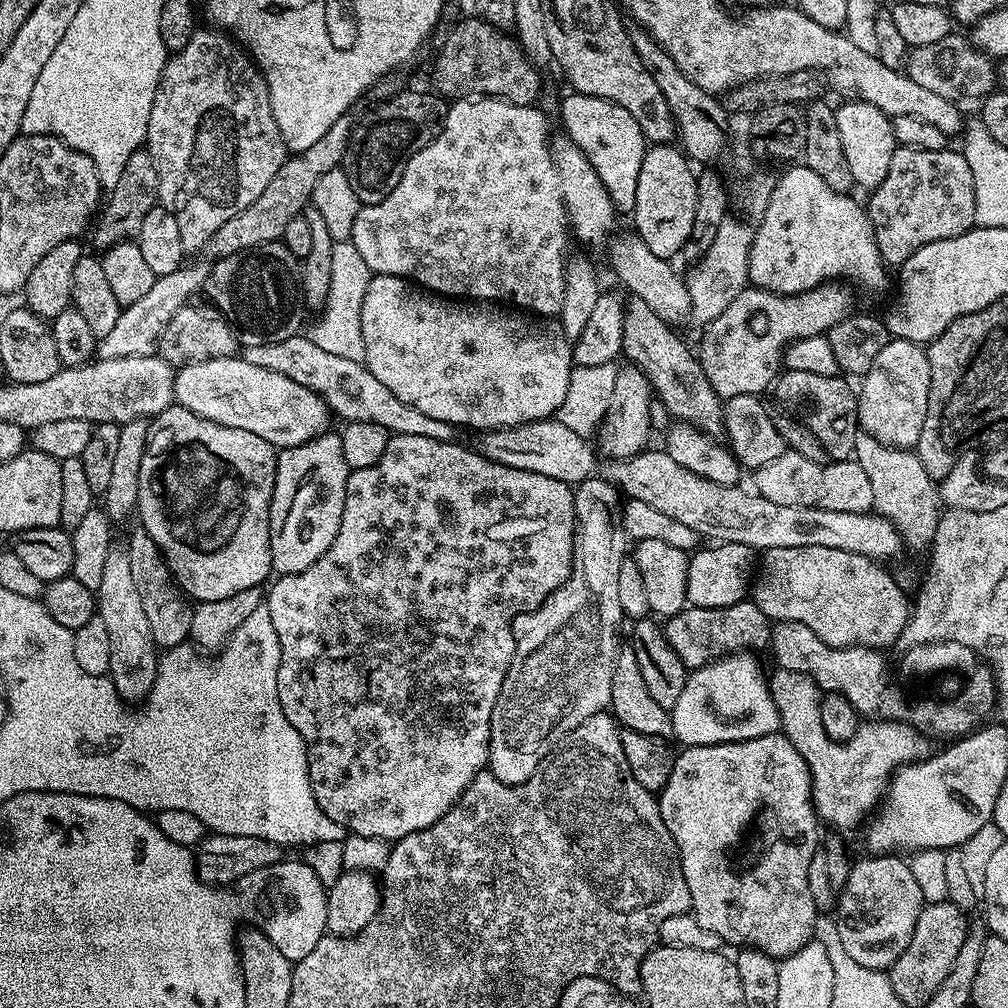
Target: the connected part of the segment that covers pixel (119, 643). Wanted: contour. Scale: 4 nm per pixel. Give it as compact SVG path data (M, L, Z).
M111 549L102 570L102 580L94 590L97 619L105 623L109 634L109 679L127 703L143 701L151 695L159 664L158 650L150 634L150 624L142 608L142 598L134 585L135 571L131 560L120 550Z

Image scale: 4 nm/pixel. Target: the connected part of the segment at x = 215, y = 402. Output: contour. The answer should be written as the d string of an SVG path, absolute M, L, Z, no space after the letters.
M239 355L183 365L176 372L174 400L210 422L250 430L250 434L266 438L277 450L302 446L302 442L325 431L330 421L328 408L318 394L306 386L298 386L286 374L262 370L262 366L254 366L254 362Z

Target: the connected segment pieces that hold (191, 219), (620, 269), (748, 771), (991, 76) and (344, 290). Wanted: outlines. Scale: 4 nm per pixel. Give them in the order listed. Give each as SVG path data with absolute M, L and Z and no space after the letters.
M207 27L193 31L190 42L186 42L186 46L182 46L177 52L171 53L168 61L164 63L162 78L154 94L154 106L150 106L150 122L146 141L146 150L152 156L158 174L159 203L166 210L170 210L170 214L174 214L174 218L178 218L178 231L182 238L182 246L185 253L188 254L198 251L199 248L201 251L207 245L208 239L216 233L218 226L222 226L222 222L230 222L230 218L234 218L234 214L246 210L246 206L250 206L250 202L254 202L254 198L259 198L262 190L266 190L266 186L270 186L274 174L278 174L279 168L290 156L288 147L285 146L282 134L278 130L278 122L274 120L274 110L270 106L270 94L264 76L256 67L255 60L233 37L215 27Z
M629 234L614 240L607 245L608 256L612 259L612 268L616 271L617 278L632 290L631 295L637 300L646 302L646 306L650 306L650 310L654 310L654 314L658 314L658 318L662 318L668 324L680 326L684 319L687 321L692 315L690 294L682 276L671 268L673 265L658 258L658 254L654 254L650 246L642 242L640 236Z
M780 732L766 734L762 738L735 740L725 744L685 747L683 751L684 753L681 751L677 755L674 770L670 770L670 778L666 778L666 786L660 789L658 799L662 822L666 822L666 830L670 830L670 834L674 838L676 849L680 855L682 874L686 878L686 886L690 886L692 915L705 930L718 934L718 938L722 938L725 945L736 944L735 946L745 948L757 948L768 956L777 958L794 954L813 939L818 915L814 906L814 898L810 894L810 878L808 877L810 862L818 854L818 836L816 840L818 817L816 808L812 805L812 774L808 769L808 763L789 742L787 736Z
M951 34L937 44L913 47L907 53L906 71L911 80L918 82L918 86L934 90L934 94L957 102L963 101L963 96L968 100L975 96L983 98L998 84L998 68L993 57L973 46L967 35Z
M351 239L334 243L334 266L332 267L332 281L326 302L322 306L320 317L316 325L306 332L308 339L321 350L329 354L338 354L338 358L350 358L363 361L366 354L366 342L362 342L362 298L366 294L366 286L372 281L373 272L366 266L362 254L358 254L358 246L352 244Z

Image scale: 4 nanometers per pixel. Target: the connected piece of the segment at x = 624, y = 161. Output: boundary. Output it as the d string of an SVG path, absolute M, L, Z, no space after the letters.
M568 94L560 104L560 116L564 119L565 130L568 131L567 139L584 151L598 178L602 178L617 209L624 214L631 213L634 194L638 190L638 170L642 170L646 141L643 130L630 114L630 110L622 110L622 106L597 96Z

